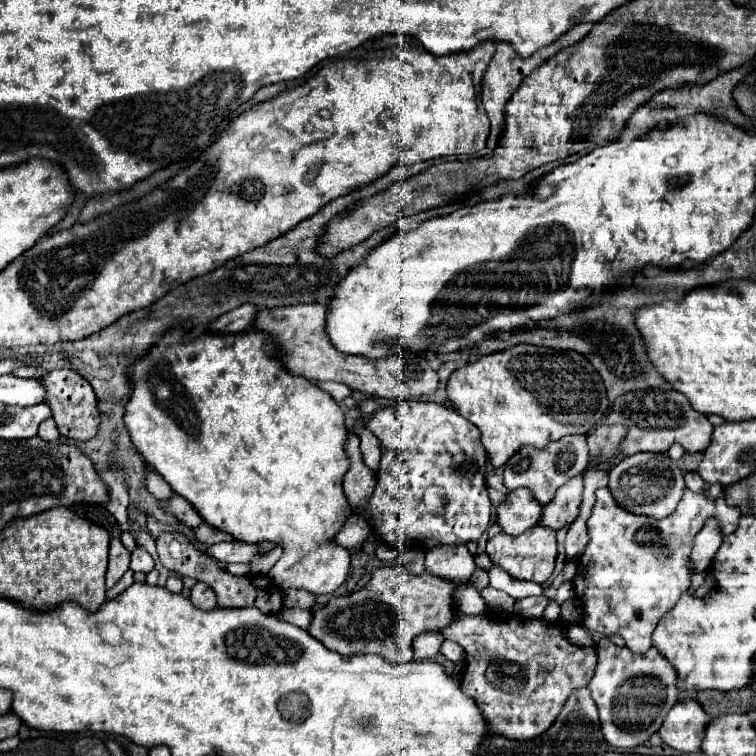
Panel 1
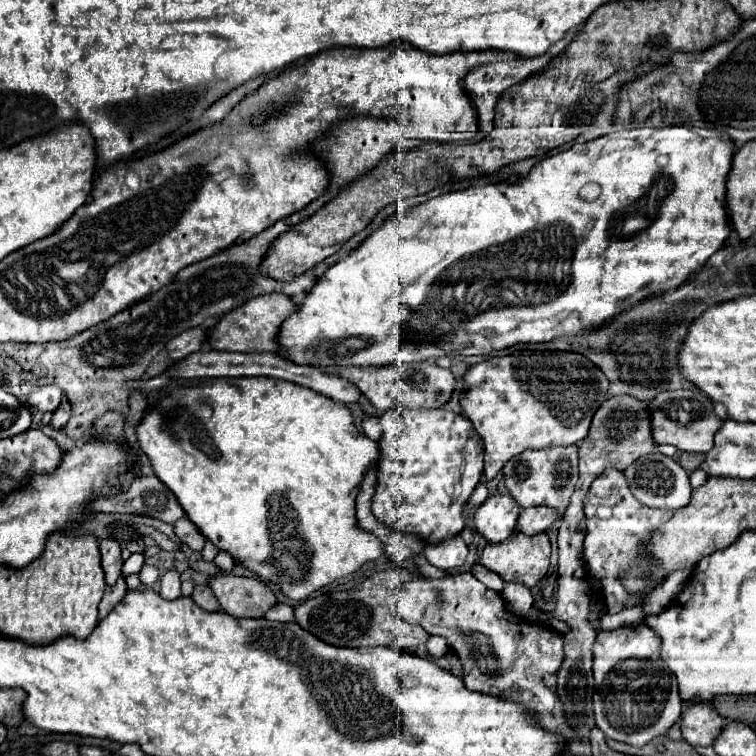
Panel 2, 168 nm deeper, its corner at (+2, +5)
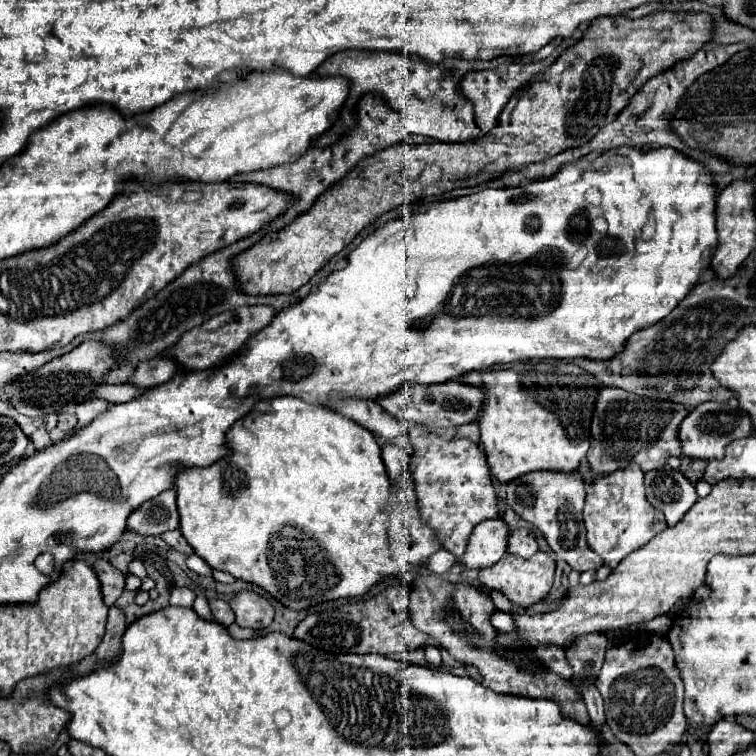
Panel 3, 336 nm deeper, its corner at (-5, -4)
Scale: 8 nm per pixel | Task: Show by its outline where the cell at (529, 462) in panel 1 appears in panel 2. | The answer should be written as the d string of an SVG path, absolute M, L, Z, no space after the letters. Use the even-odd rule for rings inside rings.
M547 447L539 451L525 451L503 467L505 487L509 489L511 497L517 501L519 507L539 507L547 505L553 507L559 515L559 519L565 515L565 509L569 507L569 499L573 495L575 483L577 483L577 447Z

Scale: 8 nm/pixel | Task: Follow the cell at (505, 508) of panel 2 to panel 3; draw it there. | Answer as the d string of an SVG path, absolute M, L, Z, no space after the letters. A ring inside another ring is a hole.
M504 518L480 522L480 526L472 532L460 562L466 568L486 568L496 564L508 552L508 534L510 528Z

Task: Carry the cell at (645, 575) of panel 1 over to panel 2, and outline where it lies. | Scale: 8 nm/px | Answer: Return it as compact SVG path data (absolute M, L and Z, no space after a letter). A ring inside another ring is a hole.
M607 469L603 475L599 475L593 483L591 489L583 501L585 509L585 519L587 519L587 533L583 541L583 559L589 569L589 573L597 575L601 581L601 589L605 595L607 611L609 613L619 613L621 609L633 607L641 603L641 595L629 595L623 585L619 585L617 575L625 571L627 567L637 565L637 553L639 553L639 543L649 537L649 533L665 523L673 513L659 511L645 507L643 503L635 501L633 493L629 491L627 479L623 471L619 469Z

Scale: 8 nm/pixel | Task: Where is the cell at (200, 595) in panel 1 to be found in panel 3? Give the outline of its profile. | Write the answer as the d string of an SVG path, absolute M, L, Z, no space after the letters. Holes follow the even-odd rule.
M214 598L214 600L208 600L208 604L210 604L210 610L212 610L216 622L220 622L220 624L224 624L224 626L230 626L230 624L234 622L234 612L232 612L232 608L228 606L228 602Z

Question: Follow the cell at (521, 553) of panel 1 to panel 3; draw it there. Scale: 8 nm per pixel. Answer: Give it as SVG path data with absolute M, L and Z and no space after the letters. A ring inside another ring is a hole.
M536 552L532 558L524 560L524 558L518 558L514 554L506 554L506 558L502 558L500 562L496 562L494 566L488 566L488 568L482 568L480 570L480 584L488 590L500 590L502 594L506 594L510 598L510 602L518 604L518 606L532 606L540 600L546 598L546 594L550 592L552 588L552 580L554 580L554 560L546 554L546 552Z

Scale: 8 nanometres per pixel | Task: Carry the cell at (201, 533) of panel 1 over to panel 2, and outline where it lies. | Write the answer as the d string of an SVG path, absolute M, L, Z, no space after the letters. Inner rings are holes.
M181 517L179 521L175 521L173 531L181 539L181 543L185 543L189 549L193 549L193 551L203 549L205 537L195 529L195 525L191 525L191 521L187 521L187 517Z

